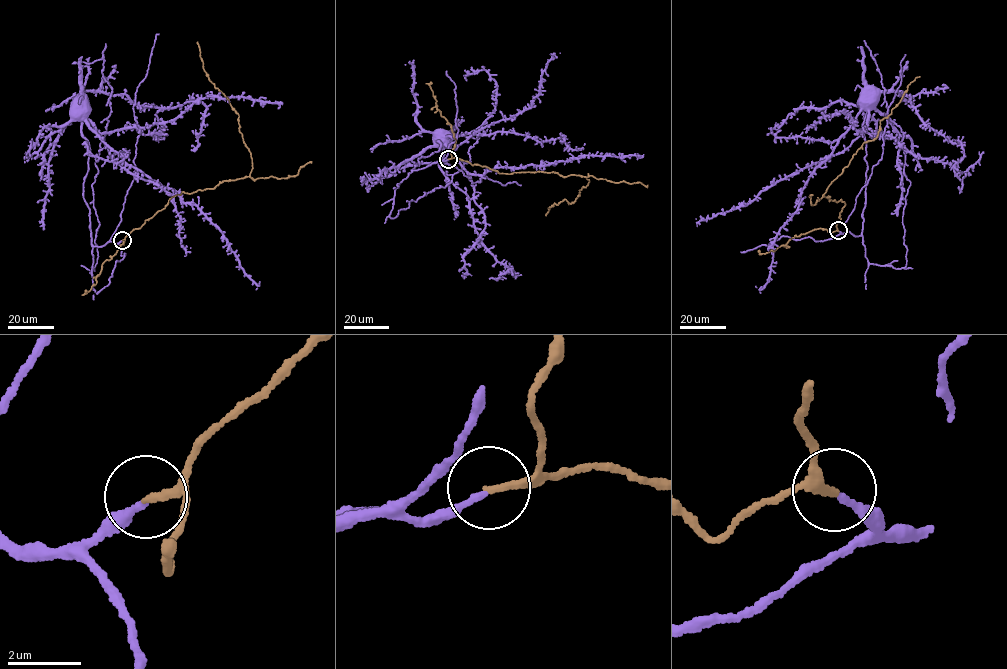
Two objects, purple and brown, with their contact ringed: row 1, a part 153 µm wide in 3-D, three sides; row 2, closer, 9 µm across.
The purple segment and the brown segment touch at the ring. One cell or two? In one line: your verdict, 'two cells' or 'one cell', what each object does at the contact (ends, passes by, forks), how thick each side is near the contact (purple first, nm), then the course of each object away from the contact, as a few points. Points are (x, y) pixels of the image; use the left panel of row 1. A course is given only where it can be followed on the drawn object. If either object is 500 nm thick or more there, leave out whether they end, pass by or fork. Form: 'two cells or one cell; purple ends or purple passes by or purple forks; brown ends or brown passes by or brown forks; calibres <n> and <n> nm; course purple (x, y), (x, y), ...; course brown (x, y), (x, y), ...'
one cell; purple ends; brown ends; calibres 170 and 200 nm; course purple (122, 240), (92, 244), (89, 208), (83, 198), (89, 144), (82, 135), (82, 111); course brown (122, 240), (172, 196), (213, 189), (248, 176), (252, 169), (239, 115), (210, 80), (197, 42)

